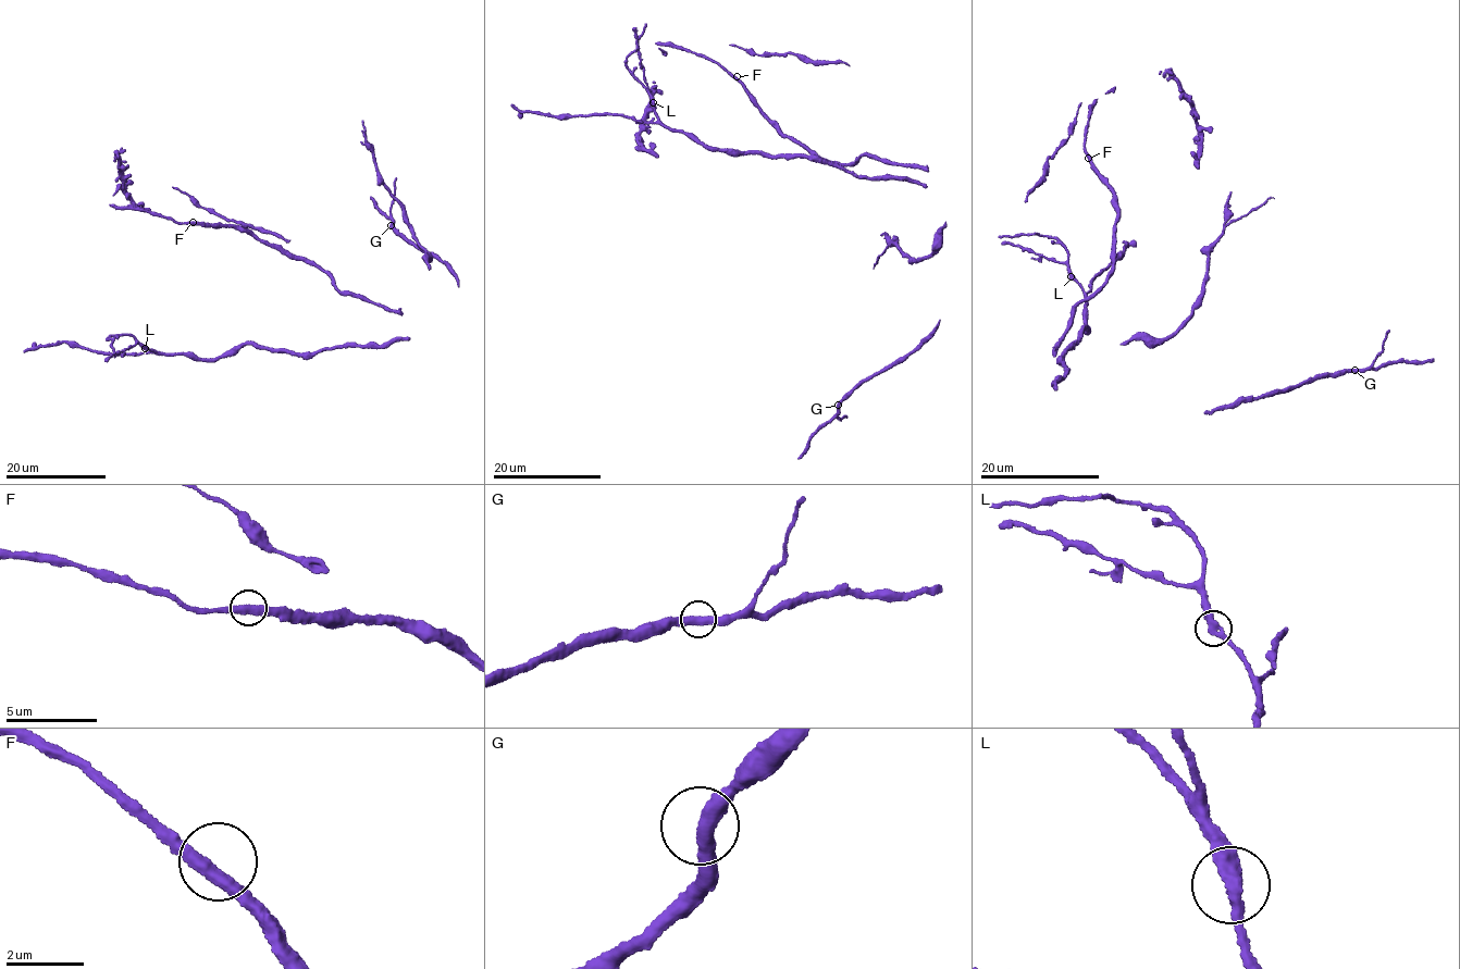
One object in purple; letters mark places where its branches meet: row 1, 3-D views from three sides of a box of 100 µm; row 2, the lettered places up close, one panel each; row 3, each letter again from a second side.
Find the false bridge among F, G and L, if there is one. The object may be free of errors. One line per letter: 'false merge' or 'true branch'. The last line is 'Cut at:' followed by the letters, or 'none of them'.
F: true branch
G: true branch
L: true branch
Cut at: none of them

